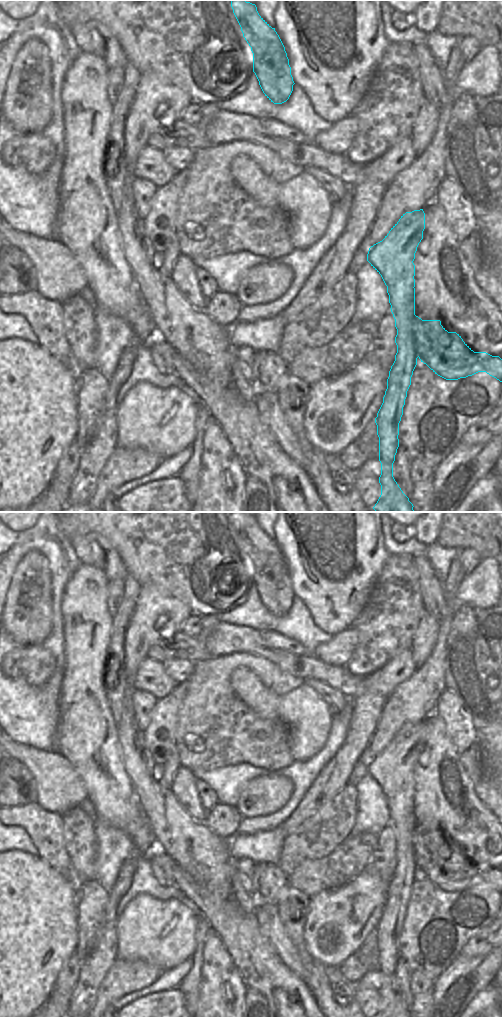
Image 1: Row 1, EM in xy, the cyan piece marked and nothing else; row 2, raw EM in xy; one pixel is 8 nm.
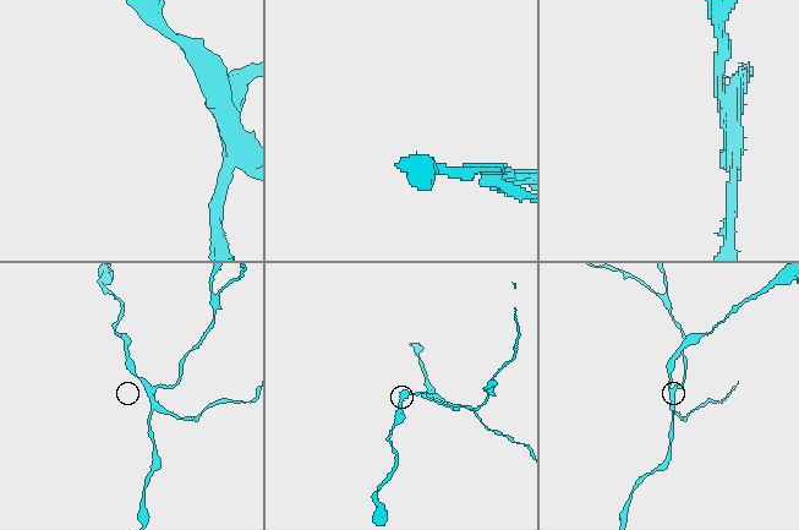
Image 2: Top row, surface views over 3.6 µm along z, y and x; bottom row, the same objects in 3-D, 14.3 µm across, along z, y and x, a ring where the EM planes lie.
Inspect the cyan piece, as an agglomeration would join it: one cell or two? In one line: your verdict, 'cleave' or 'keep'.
cleave

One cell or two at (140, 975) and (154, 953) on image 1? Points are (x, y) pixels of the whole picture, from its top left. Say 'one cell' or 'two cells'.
two cells

